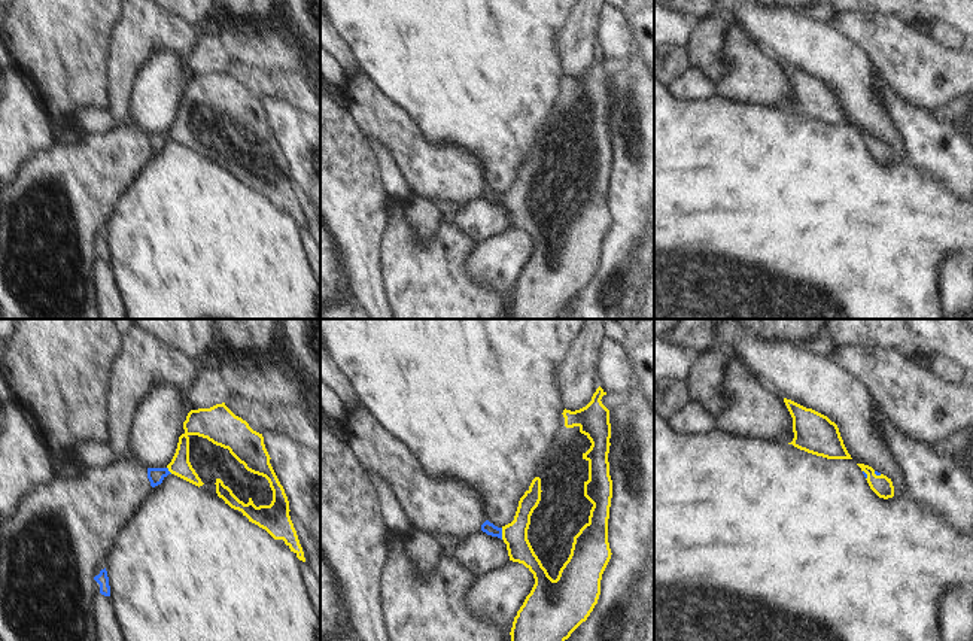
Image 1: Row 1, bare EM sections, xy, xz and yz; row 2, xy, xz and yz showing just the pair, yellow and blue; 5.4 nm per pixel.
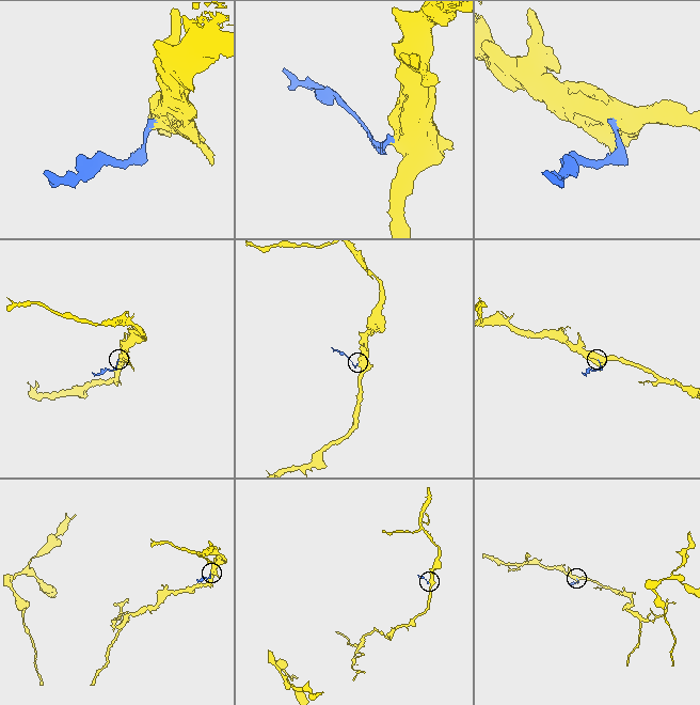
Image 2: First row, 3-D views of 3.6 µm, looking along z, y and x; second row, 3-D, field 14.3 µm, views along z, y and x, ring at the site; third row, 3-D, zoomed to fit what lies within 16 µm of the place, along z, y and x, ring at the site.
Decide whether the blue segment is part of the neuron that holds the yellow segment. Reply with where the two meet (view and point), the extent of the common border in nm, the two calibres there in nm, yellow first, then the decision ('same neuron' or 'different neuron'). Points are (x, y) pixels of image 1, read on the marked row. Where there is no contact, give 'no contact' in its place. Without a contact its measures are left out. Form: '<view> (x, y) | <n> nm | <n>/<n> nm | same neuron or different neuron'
xz (502, 534) | 60 nm | 140/70 nm | same neuron

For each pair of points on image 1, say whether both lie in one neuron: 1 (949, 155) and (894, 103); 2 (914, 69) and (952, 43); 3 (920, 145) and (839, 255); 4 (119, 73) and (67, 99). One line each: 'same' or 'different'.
1: same
2: different
3: different
4: different

